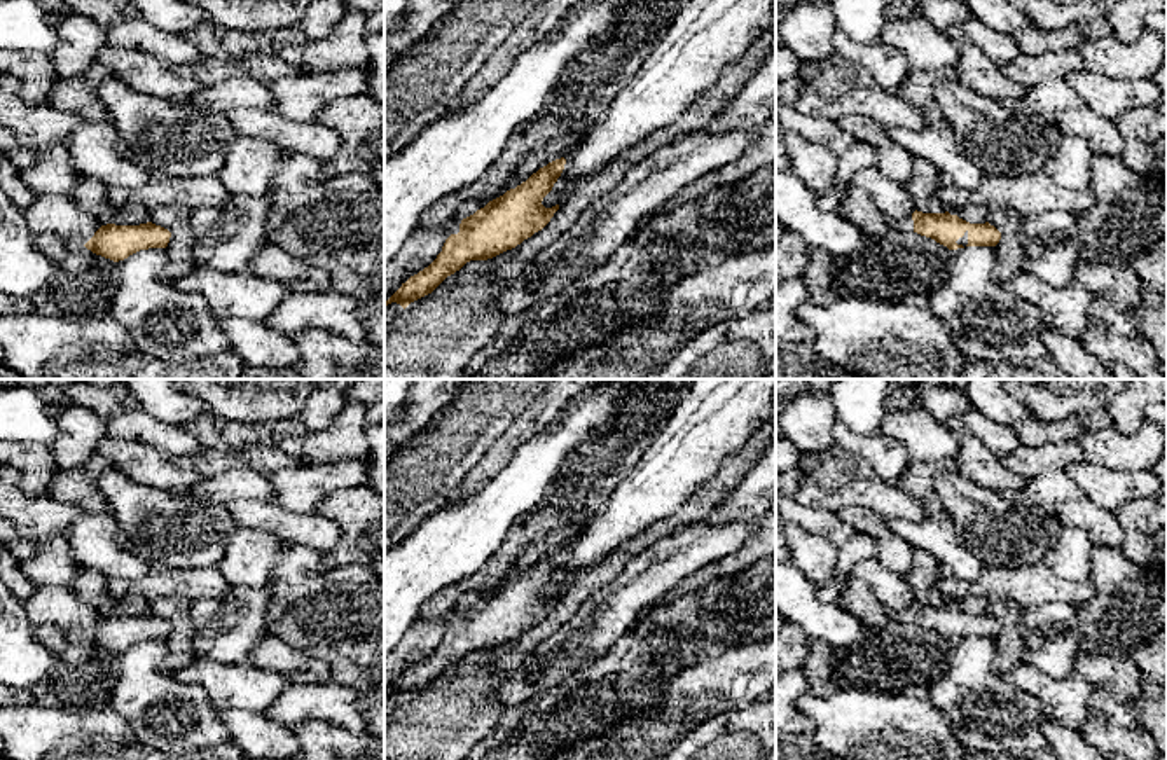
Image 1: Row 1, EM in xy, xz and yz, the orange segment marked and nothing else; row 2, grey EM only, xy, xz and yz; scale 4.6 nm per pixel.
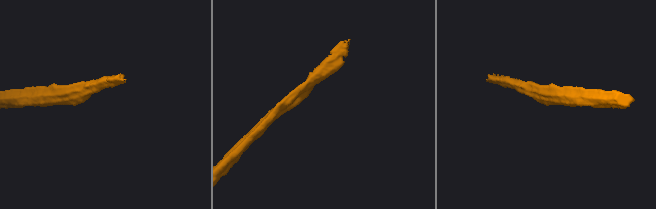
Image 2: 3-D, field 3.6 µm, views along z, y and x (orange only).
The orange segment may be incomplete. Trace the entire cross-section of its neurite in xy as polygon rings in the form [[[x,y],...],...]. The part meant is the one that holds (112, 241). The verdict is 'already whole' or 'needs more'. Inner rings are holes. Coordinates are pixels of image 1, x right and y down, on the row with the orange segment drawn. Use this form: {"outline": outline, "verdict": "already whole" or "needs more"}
{"outline": [[[152,222],[140,225],[107,224],[84,246],[96,255],[119,262],[140,250],[166,248],[169,238],[168,229]]], "verdict": "already whole"}

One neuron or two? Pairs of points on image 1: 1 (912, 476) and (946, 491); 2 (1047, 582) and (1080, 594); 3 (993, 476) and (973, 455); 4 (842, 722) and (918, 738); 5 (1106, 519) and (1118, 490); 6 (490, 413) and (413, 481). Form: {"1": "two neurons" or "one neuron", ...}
{"1": "two neurons", "2": "one neuron", "3": "one neuron", "4": "one neuron", "5": "two neurons", "6": "one neuron"}

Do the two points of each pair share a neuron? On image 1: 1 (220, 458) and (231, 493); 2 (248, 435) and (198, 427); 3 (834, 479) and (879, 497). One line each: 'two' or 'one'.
1: two
2: one
3: one

